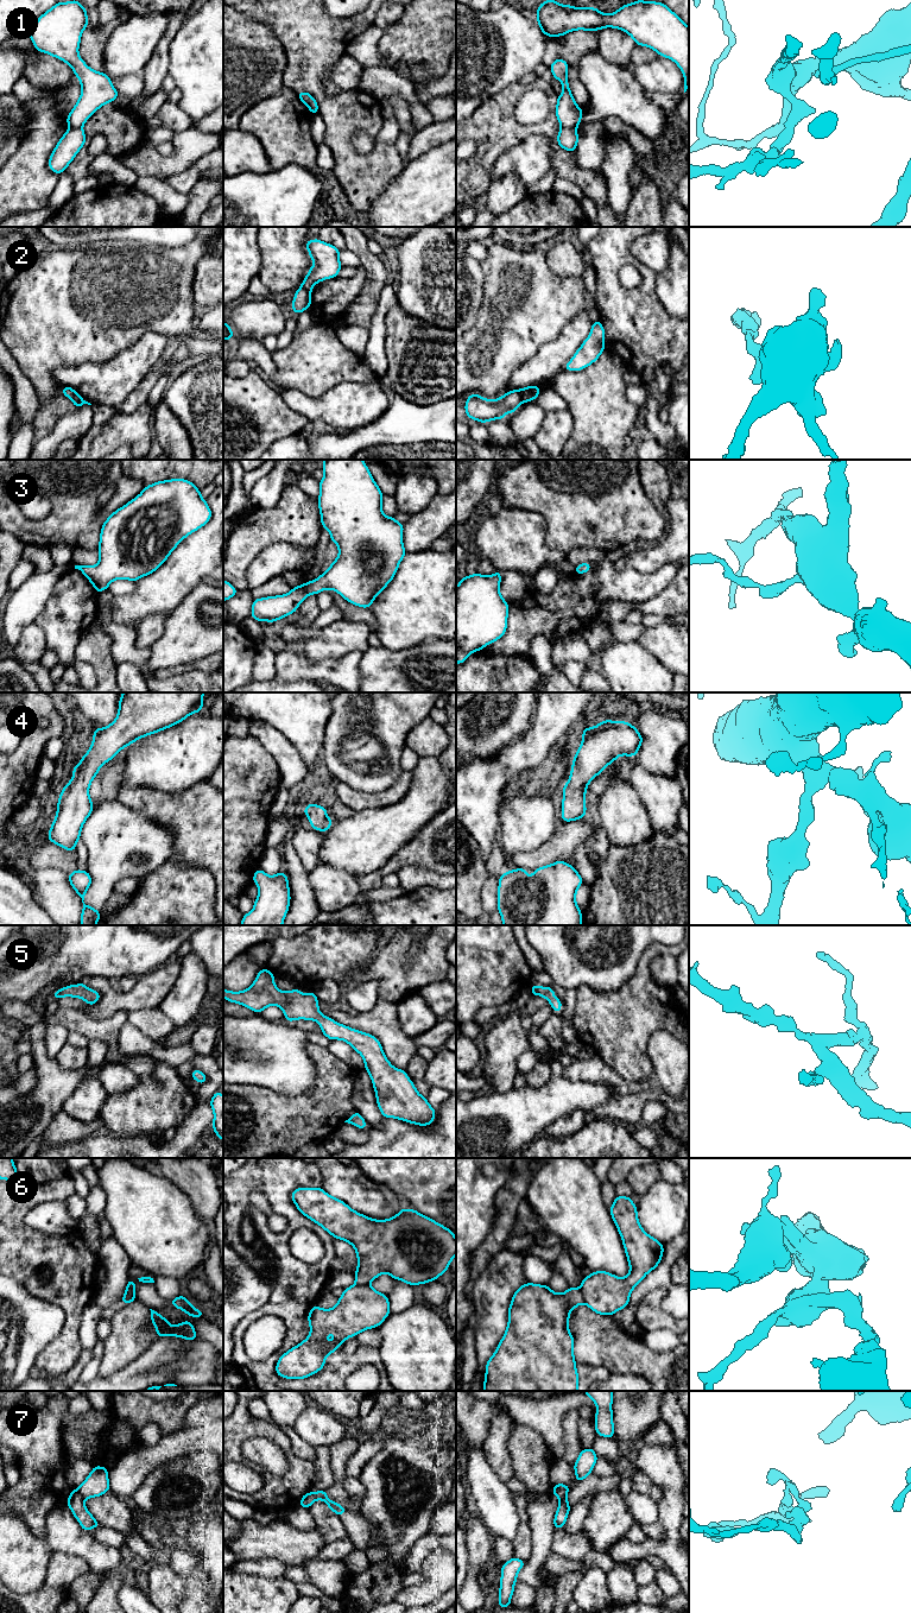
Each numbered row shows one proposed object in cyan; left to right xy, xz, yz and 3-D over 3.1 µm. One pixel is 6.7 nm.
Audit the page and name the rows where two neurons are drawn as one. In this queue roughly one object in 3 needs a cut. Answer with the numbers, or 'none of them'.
1, 2, 6, 7

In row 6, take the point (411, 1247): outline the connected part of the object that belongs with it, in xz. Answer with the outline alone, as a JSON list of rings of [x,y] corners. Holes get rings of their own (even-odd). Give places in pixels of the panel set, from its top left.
[[[297,1188],[291,1198],[299,1213],[320,1225],[335,1239],[349,1242],[356,1252],[355,1285],[369,1285],[381,1273],[388,1273],[412,1286],[436,1280],[456,1255],[455,1233],[441,1223],[403,1208],[387,1220],[374,1220],[353,1210],[343,1201],[330,1196],[322,1188]]]

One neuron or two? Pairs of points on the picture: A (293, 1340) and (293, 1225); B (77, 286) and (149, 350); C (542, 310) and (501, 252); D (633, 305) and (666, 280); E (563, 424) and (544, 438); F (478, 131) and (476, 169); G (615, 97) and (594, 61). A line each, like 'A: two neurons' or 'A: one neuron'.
A: one neuron
B: two neurons
C: one neuron
D: two neurons
E: one neuron
F: one neuron
G: one neuron

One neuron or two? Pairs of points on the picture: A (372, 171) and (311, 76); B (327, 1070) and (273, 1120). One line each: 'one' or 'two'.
A: one
B: one

